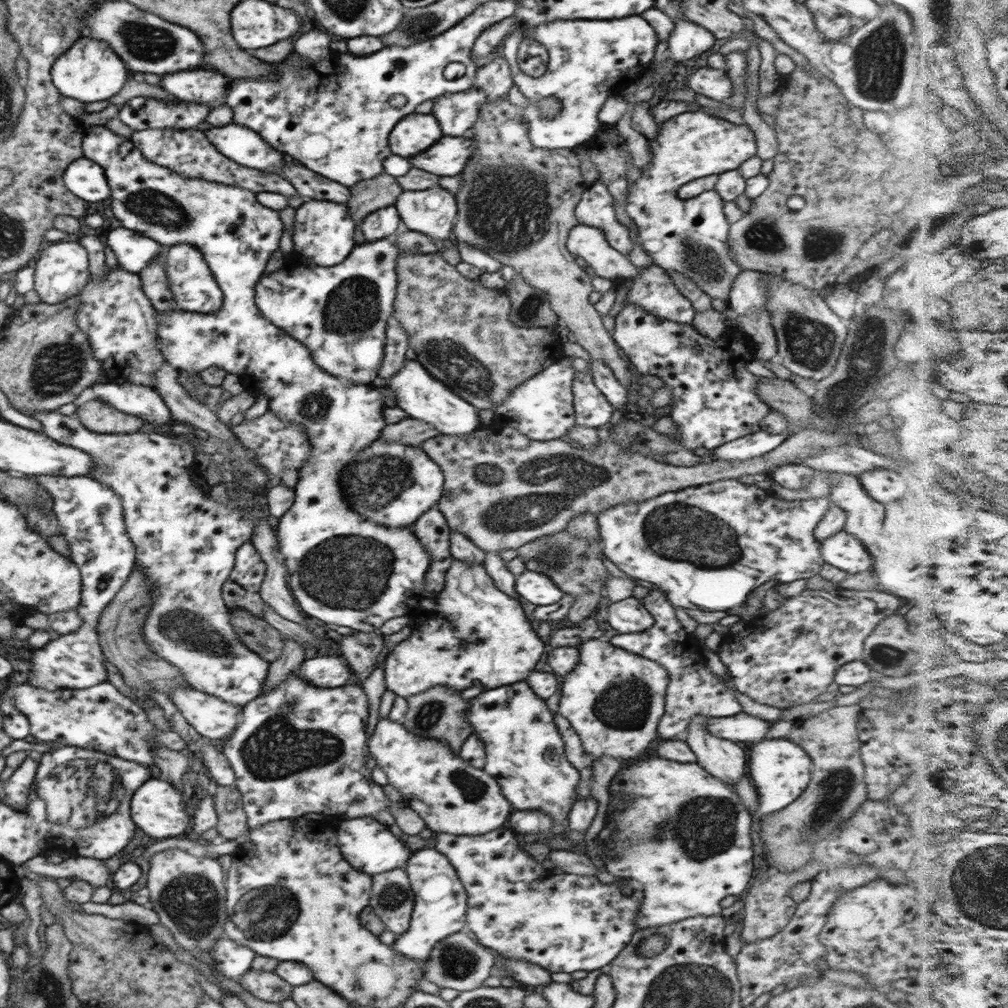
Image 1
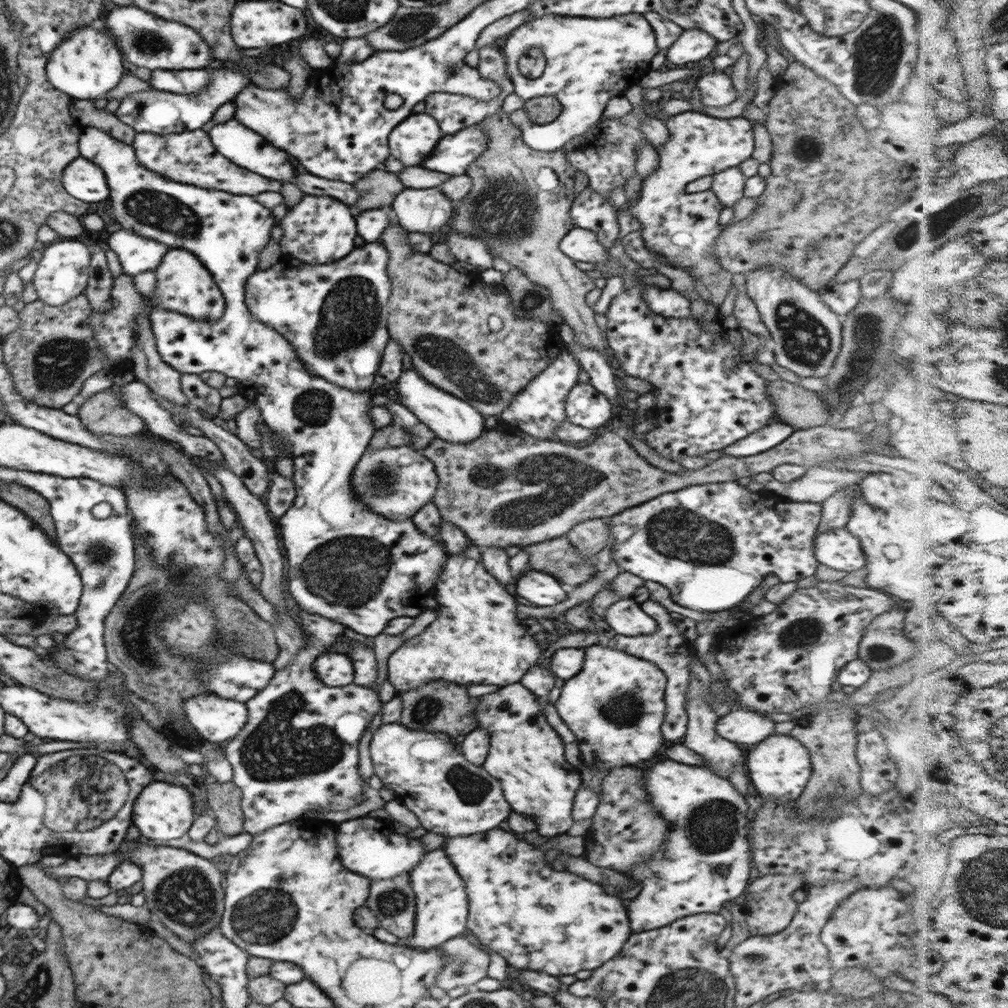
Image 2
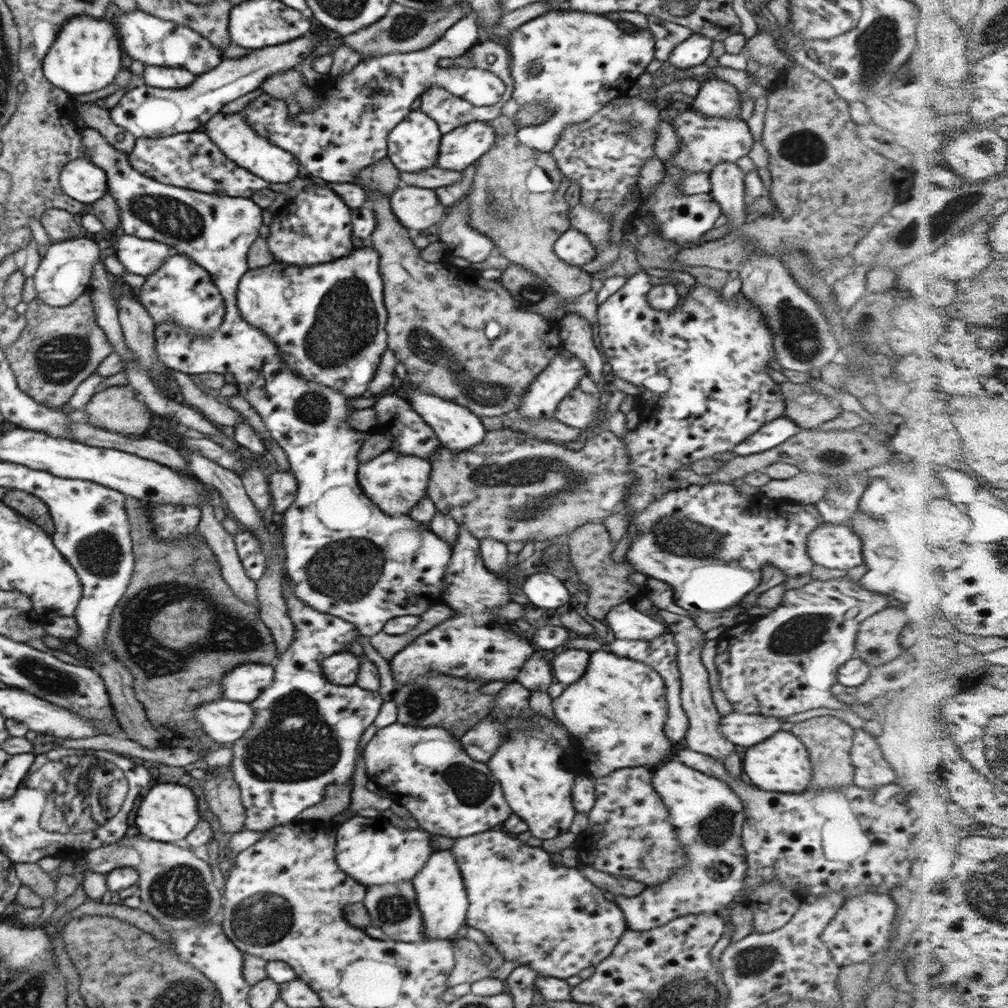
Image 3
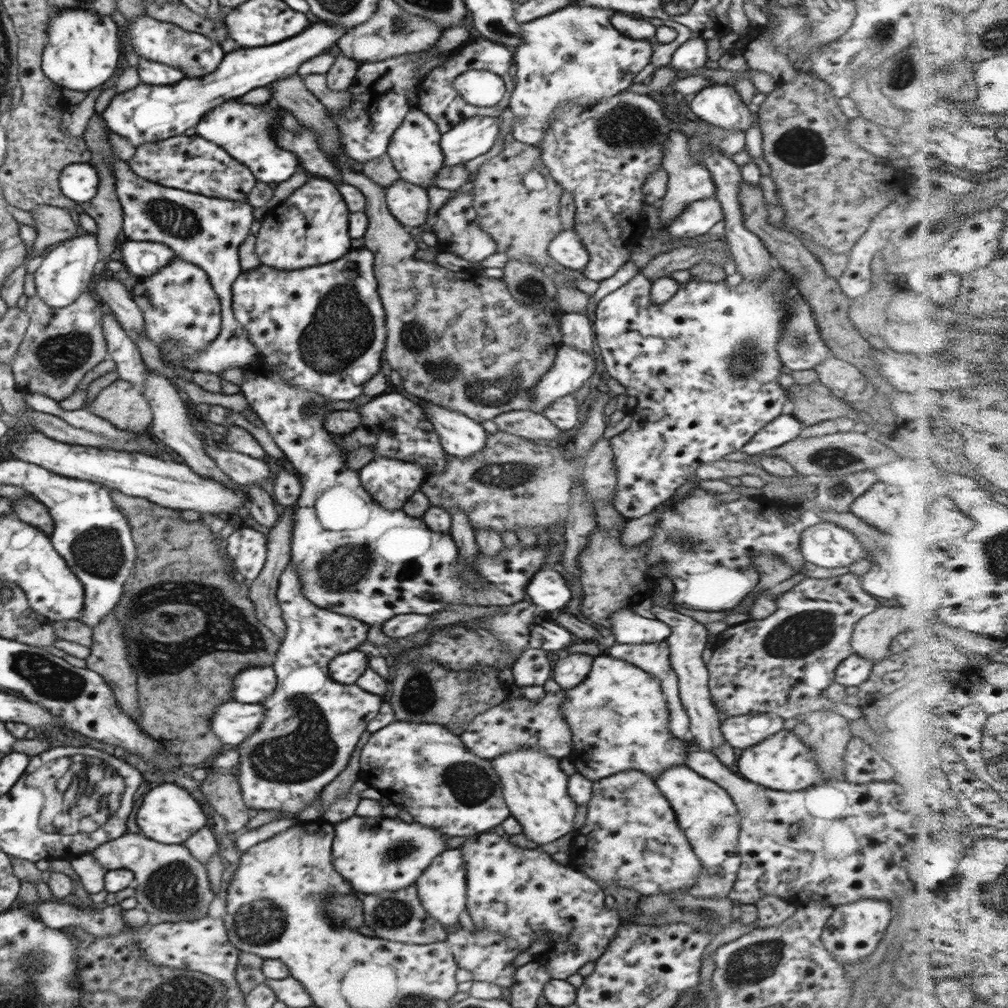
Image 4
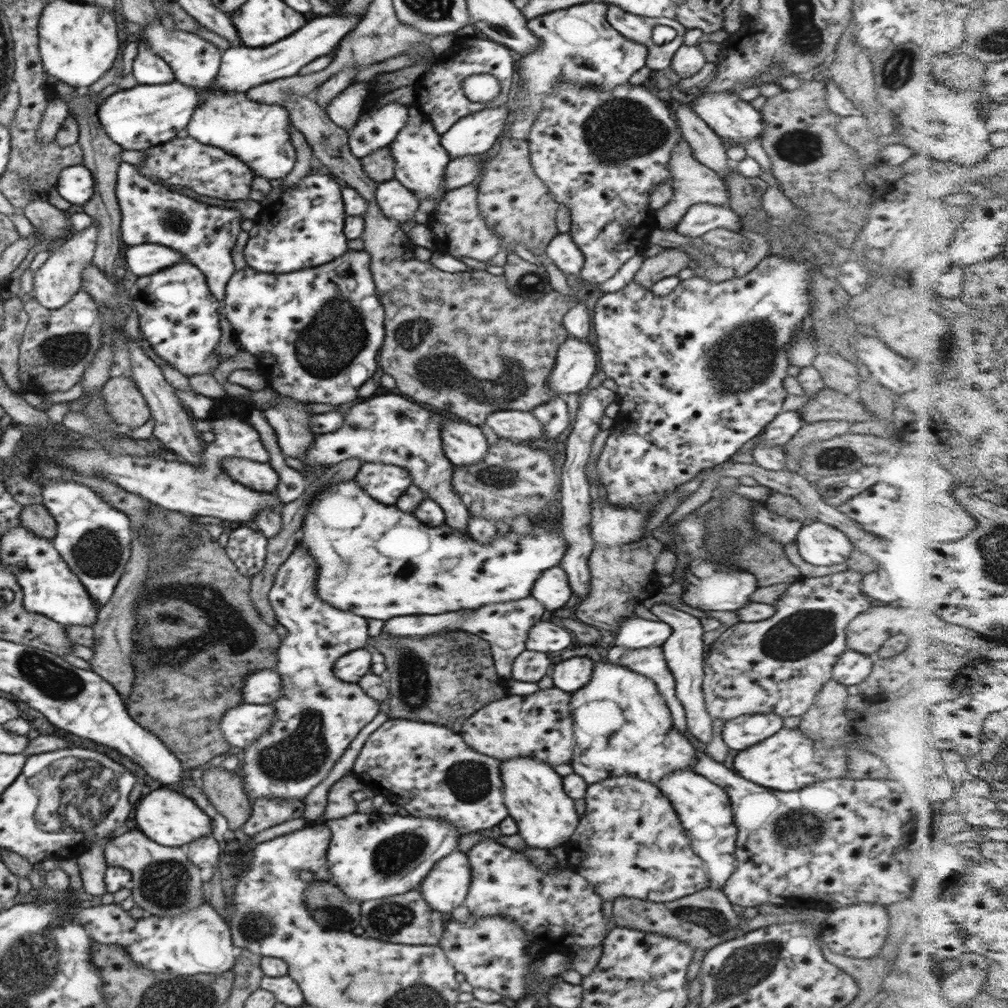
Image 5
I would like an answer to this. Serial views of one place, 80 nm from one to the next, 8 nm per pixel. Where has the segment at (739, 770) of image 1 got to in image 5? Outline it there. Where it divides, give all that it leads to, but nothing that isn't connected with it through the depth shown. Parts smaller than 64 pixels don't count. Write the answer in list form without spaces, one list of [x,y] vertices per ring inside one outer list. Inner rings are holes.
[[[666,603],[653,605],[650,612],[658,616],[661,621],[669,624],[672,629],[671,635],[661,647],[670,672],[675,678],[675,695],[684,707],[687,730],[700,742],[710,742],[710,740],[714,740],[714,719],[708,714],[702,690],[705,659],[702,657],[702,652],[704,652],[703,634],[705,632],[702,629],[701,619],[673,608]]]

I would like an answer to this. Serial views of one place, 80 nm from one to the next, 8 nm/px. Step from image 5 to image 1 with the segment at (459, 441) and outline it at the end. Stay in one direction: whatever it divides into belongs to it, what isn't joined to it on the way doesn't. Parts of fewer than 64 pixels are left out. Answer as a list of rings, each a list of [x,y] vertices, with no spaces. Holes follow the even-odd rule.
[[[416,358],[415,360],[406,360],[402,365],[402,369],[398,370],[398,373],[386,382],[396,393],[396,406],[406,411],[408,417],[431,424],[440,435],[469,435],[482,427],[477,408],[466,402],[461,396],[454,394],[451,388],[434,379],[426,371],[422,362],[416,361]]]

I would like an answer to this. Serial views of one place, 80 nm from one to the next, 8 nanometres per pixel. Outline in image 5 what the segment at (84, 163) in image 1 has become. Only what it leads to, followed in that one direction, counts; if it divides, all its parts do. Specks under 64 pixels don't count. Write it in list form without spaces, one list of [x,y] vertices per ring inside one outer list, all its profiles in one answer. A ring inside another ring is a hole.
[[[84,164],[70,165],[59,172],[56,186],[64,201],[68,200],[77,207],[93,197],[94,177]]]

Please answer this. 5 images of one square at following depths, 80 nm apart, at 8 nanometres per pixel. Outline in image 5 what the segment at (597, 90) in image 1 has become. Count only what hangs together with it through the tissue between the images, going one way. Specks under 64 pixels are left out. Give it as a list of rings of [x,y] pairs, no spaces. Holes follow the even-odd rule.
[[[588,1],[541,14],[527,21],[526,28],[538,38],[539,47],[528,54],[517,56],[516,59],[517,71],[521,77],[520,85],[527,92],[521,98],[515,98],[518,109],[515,109],[516,117],[510,129],[512,138],[527,140],[541,106],[560,81],[609,91],[628,83],[630,76],[645,66],[647,48],[643,44],[626,39],[610,26],[606,11],[606,4]]]

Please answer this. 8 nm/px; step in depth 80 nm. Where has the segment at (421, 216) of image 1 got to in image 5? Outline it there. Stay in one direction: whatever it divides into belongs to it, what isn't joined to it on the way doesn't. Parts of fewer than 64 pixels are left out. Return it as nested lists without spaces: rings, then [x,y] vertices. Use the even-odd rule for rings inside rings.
[[[395,178],[377,183],[375,201],[382,214],[398,224],[412,220],[420,204],[418,198],[409,188],[400,184]]]

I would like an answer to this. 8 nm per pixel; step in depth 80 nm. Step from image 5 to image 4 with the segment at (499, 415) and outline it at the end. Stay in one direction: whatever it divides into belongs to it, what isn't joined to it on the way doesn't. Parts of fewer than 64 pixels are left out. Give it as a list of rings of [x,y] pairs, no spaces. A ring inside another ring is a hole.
[[[530,409],[503,412],[495,416],[493,421],[497,425],[498,431],[521,436],[526,440],[547,438],[564,441],[566,438],[564,430],[556,428],[541,412],[535,413]]]

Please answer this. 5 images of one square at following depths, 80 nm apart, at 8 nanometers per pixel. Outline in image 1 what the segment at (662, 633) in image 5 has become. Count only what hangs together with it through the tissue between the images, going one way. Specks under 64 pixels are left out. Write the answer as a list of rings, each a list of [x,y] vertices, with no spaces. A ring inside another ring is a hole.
[[[633,596],[612,603],[607,609],[607,622],[613,630],[618,630],[619,636],[644,632],[655,623],[654,617],[646,610],[643,601]]]

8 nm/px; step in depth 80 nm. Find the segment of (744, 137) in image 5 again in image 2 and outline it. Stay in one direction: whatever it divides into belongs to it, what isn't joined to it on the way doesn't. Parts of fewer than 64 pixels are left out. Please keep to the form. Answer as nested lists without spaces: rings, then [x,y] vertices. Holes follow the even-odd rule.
[[[711,68],[700,75],[696,88],[699,90],[702,104],[710,108],[724,107],[737,99],[730,77],[724,73],[714,73]]]

